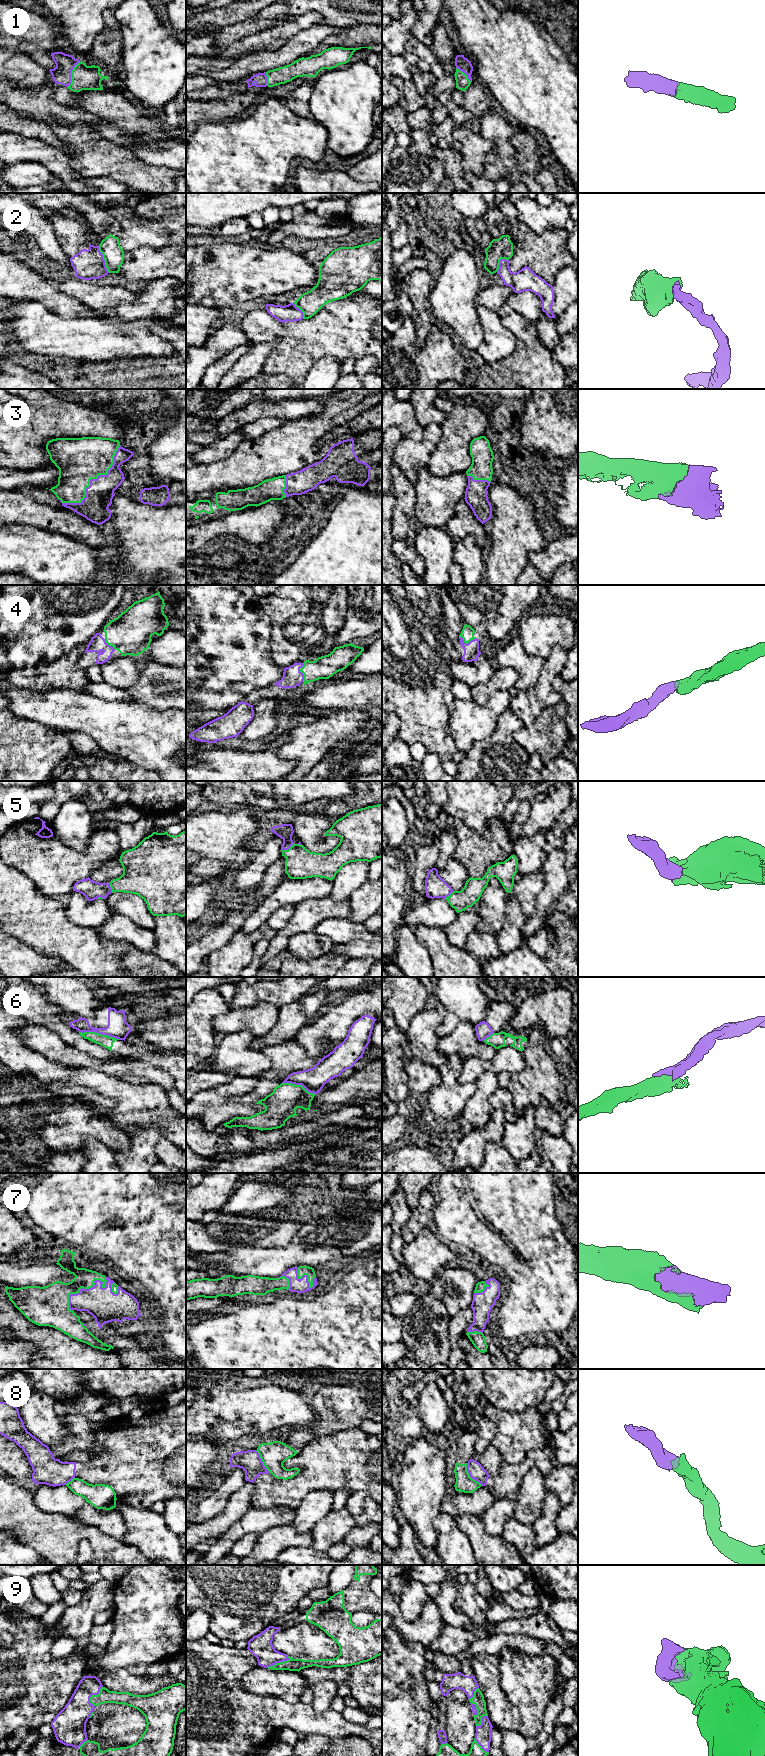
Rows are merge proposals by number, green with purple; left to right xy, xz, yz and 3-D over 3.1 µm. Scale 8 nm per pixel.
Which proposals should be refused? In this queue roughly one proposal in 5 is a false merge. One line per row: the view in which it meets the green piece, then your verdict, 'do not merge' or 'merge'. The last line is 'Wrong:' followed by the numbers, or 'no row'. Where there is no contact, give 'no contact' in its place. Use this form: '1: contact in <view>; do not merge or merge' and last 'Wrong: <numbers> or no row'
1: contact in xy; merge
2: contact in xy; do not merge
3: contact in xy; merge
4: contact in yz; merge
5: contact in xz; merge
6: contact in xy; do not merge
7: contact in xy; merge
8: contact in yz; do not merge
9: contact in xz; merge
Wrong: 2, 6, 8

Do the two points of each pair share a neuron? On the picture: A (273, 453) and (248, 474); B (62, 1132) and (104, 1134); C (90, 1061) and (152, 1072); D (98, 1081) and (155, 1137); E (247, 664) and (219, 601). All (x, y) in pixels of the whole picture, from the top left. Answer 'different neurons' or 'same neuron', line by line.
A: same neuron
B: same neuron
C: same neuron
D: different neurons
E: same neuron

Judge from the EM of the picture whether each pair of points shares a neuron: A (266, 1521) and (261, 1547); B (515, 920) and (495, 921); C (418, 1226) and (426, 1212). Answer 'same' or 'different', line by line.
A: different
B: different
C: same

